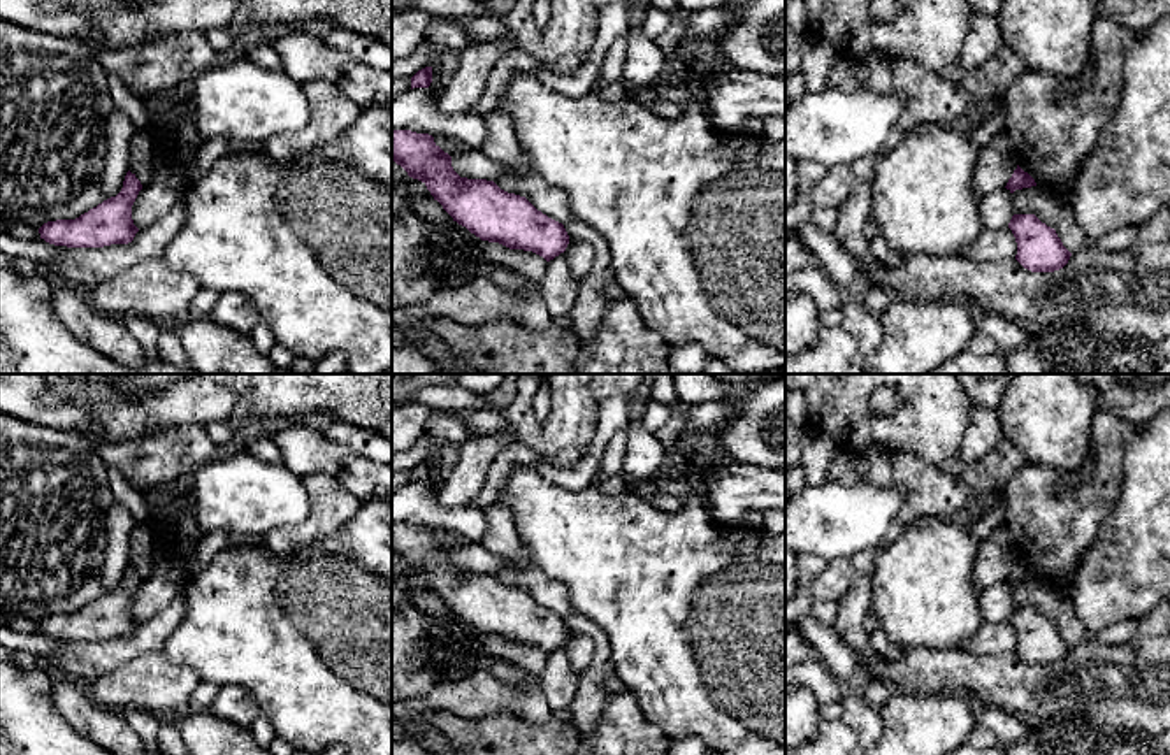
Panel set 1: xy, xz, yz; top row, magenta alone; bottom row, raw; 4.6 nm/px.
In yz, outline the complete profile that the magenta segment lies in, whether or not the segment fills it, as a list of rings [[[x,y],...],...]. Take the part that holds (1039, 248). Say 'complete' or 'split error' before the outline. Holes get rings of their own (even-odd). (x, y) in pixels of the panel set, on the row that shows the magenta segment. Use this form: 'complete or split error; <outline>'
complete; [[[1014,214],[1008,228],[1017,242],[1015,260],[1031,272],[1054,272],[1063,269],[1072,253],[1063,246],[1056,230],[1035,214]]]

